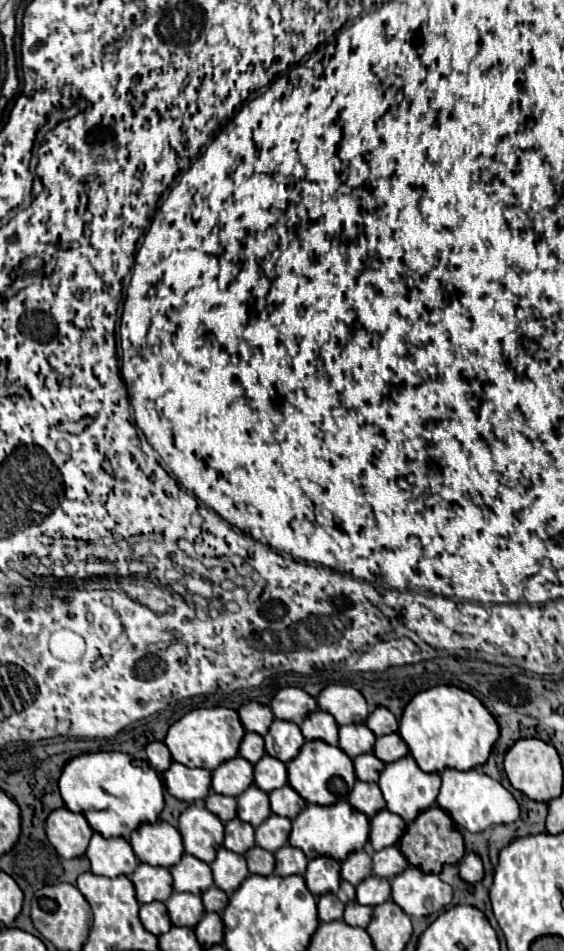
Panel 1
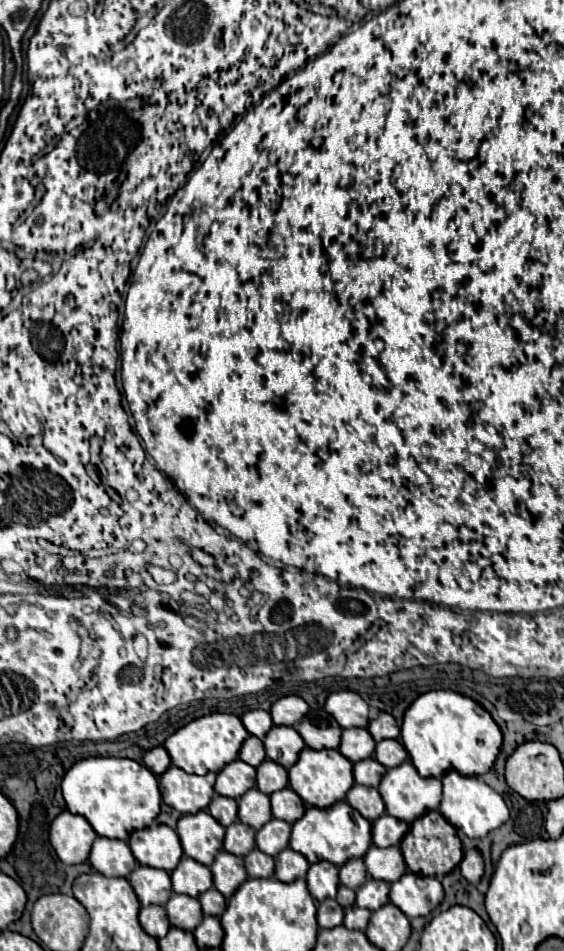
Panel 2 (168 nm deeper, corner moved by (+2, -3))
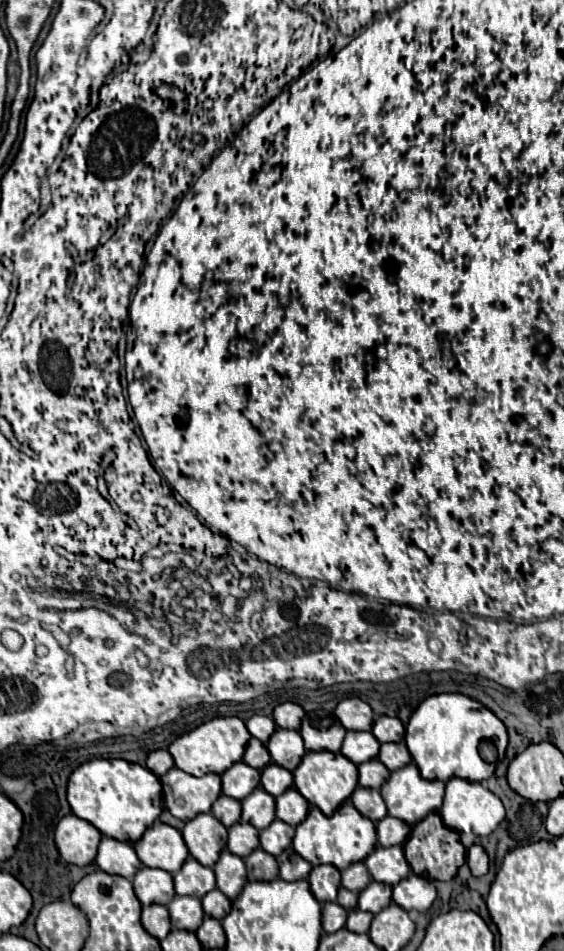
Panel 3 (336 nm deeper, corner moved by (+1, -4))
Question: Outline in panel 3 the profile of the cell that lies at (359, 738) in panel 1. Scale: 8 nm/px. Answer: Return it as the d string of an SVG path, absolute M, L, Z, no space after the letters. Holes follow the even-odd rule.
M348 731L340 753L348 757L352 763L360 765L370 759L376 759L378 749L380 749L380 743L378 739L374 739L370 731Z

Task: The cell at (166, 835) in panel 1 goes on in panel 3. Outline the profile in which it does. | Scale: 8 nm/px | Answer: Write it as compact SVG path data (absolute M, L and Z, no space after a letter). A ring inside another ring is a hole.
M160 821L146 829L134 843L134 851L146 867L158 867L168 873L176 873L188 859L188 849L180 831Z

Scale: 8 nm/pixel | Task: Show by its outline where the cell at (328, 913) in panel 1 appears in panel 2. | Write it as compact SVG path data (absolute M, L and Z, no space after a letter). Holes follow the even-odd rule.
M327 898L317 906L317 920L321 928L335 928L343 924L343 908L335 900Z

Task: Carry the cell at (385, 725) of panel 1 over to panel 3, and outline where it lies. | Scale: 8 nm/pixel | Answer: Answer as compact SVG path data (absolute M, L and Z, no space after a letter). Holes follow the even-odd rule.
M382 715L374 721L372 725L372 735L380 741L380 743L388 743L388 741L404 741L404 725L400 719L396 717L388 717L388 715Z

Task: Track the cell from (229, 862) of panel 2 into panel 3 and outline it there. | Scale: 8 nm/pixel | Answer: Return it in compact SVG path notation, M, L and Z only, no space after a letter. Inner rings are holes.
M222 851L218 863L214 865L214 873L216 873L216 883L218 889L228 897L228 899L236 899L238 893L242 891L242 887L246 885L246 867L244 867L244 859L240 859L238 855L232 855L230 851Z

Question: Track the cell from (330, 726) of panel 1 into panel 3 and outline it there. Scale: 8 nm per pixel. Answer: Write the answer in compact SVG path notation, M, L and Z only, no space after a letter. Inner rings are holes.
M310 717L304 719L302 727L300 727L300 735L304 739L304 747L308 751L332 751L338 753L342 747L342 739L346 735L346 729L334 721L332 725L320 725L320 723L312 723Z

